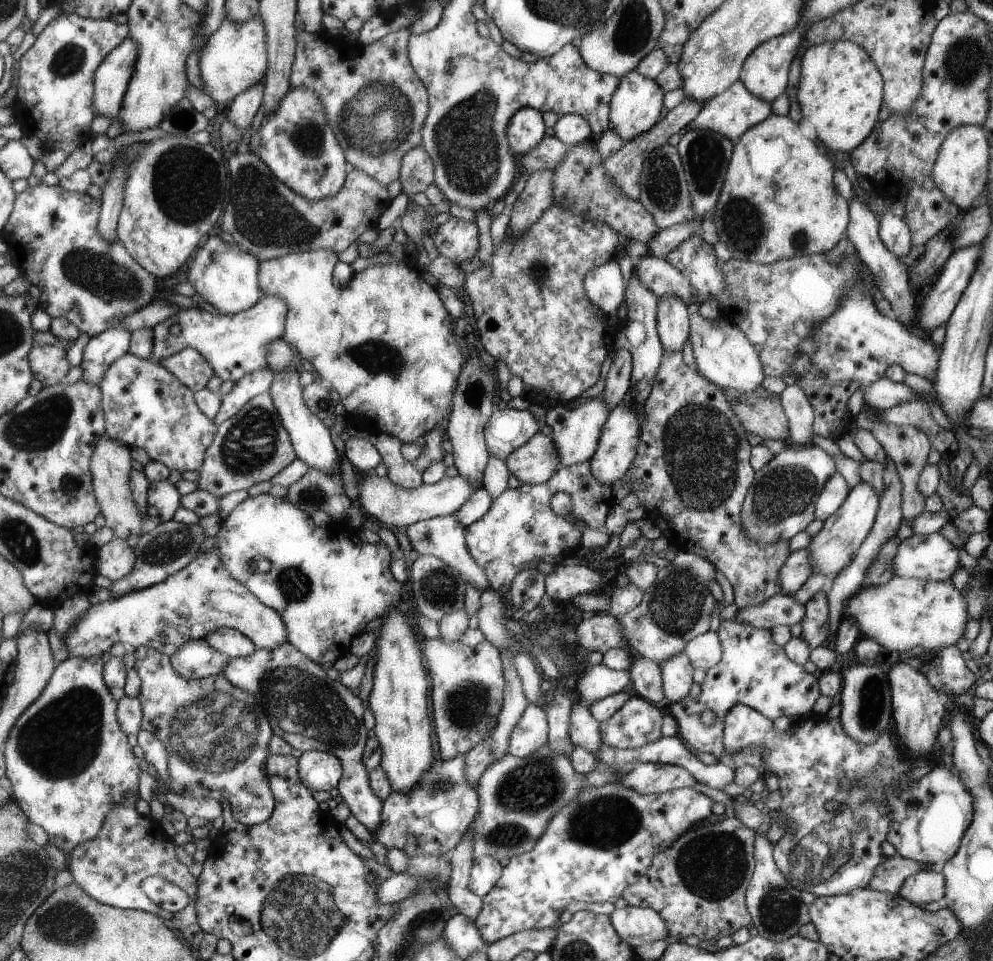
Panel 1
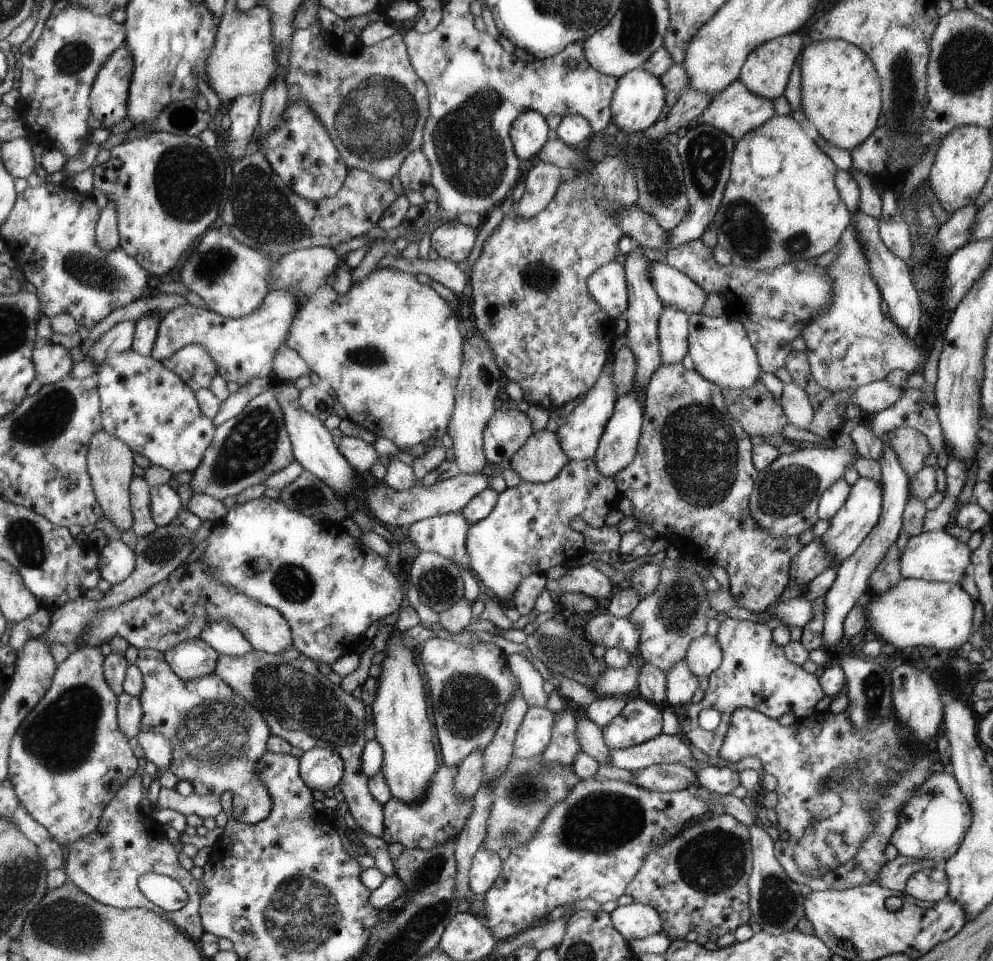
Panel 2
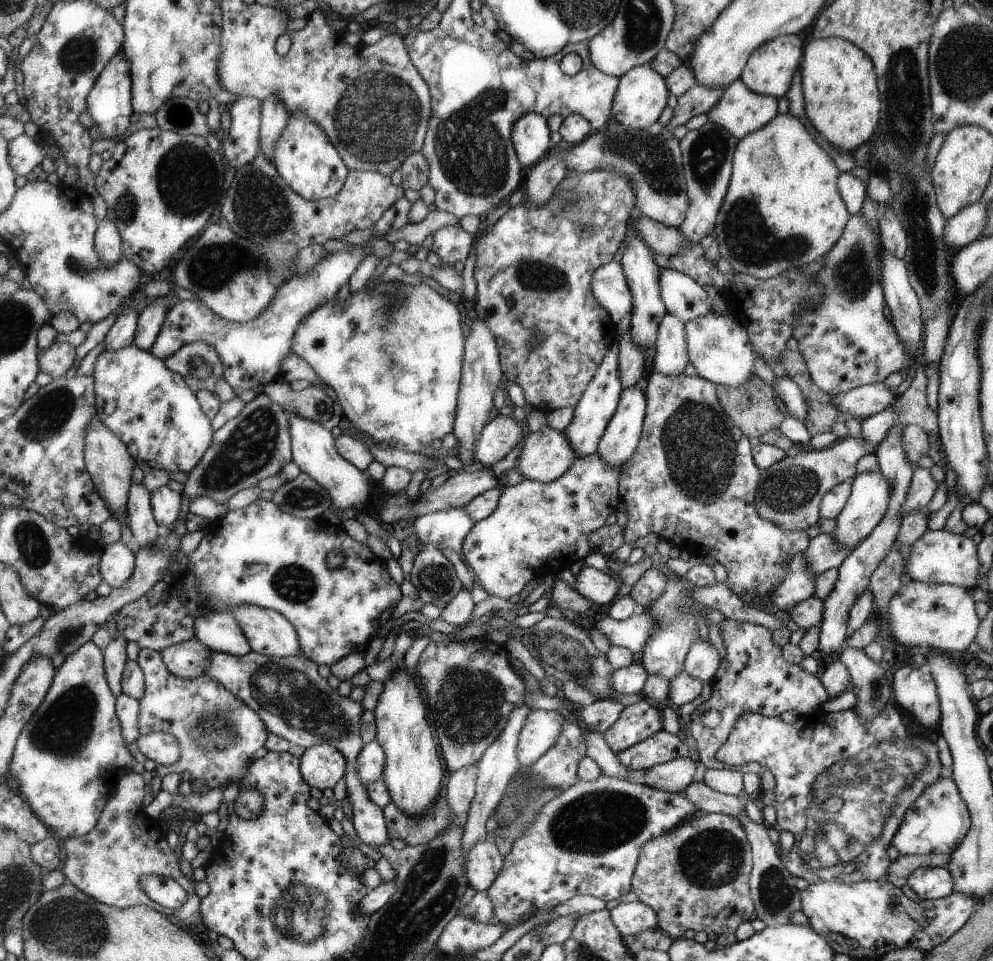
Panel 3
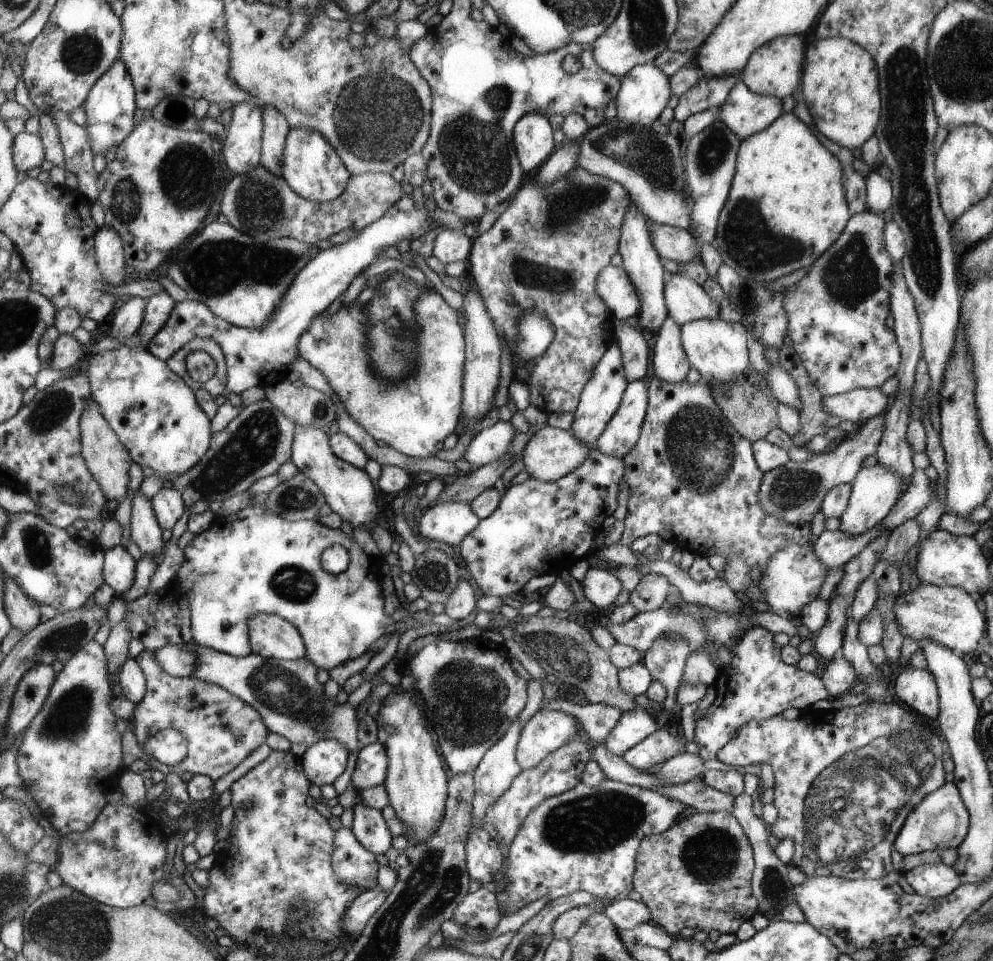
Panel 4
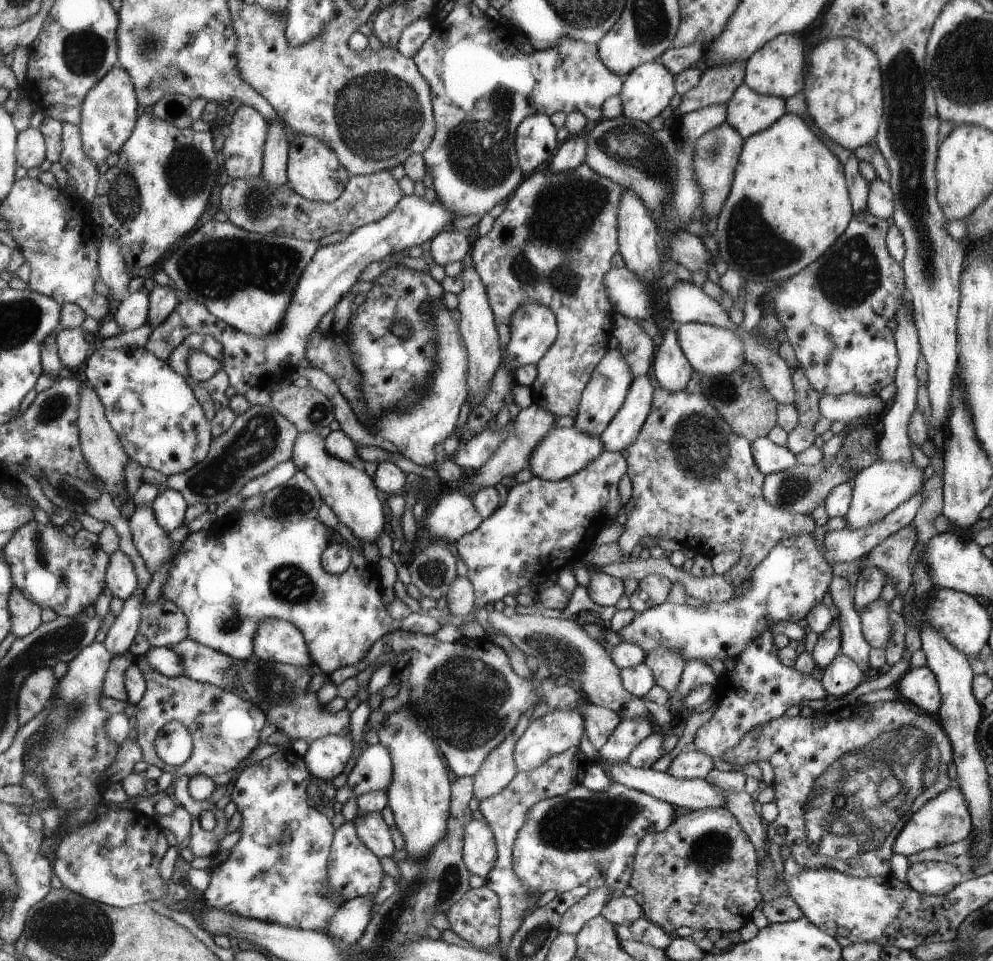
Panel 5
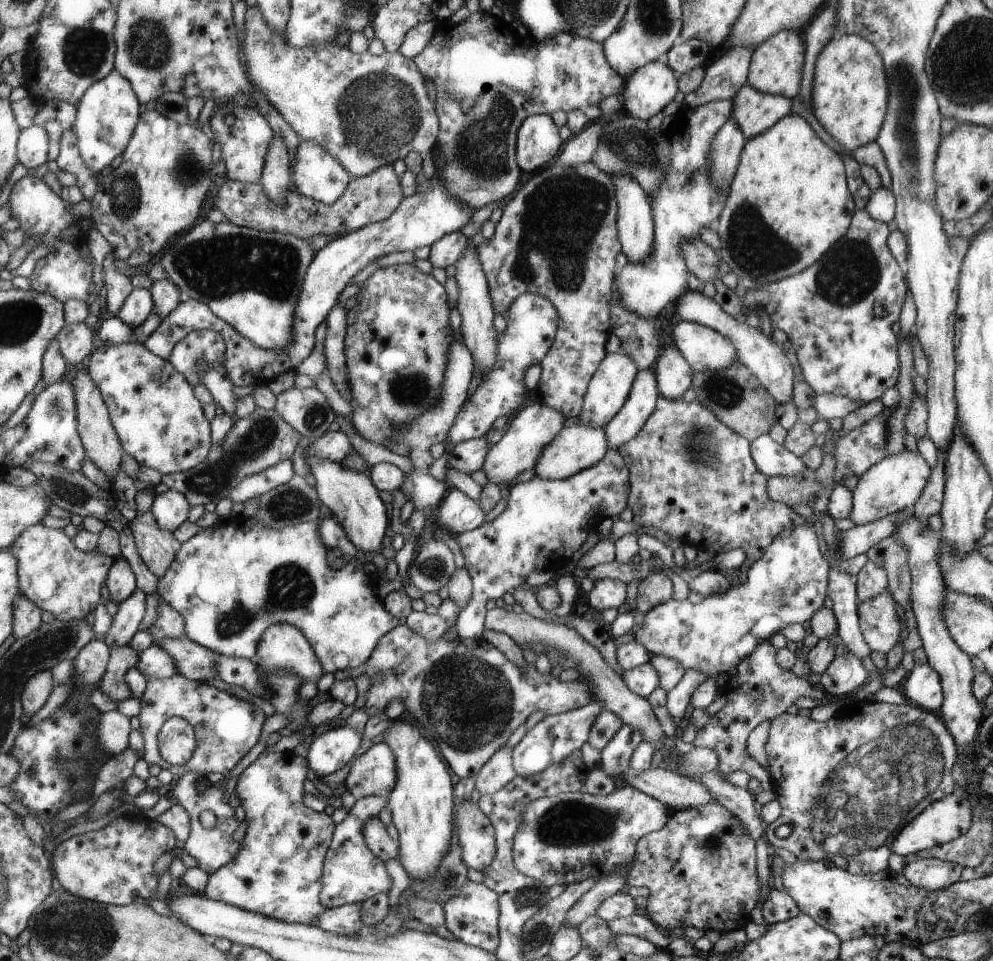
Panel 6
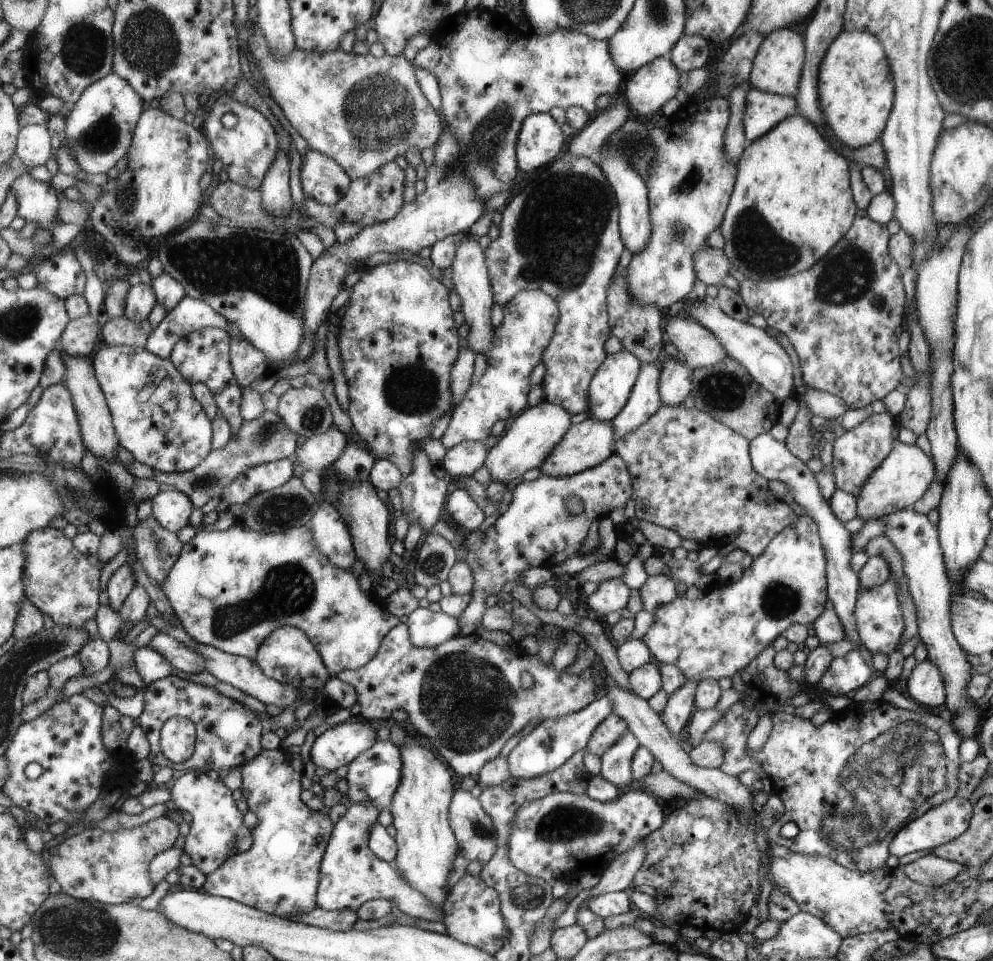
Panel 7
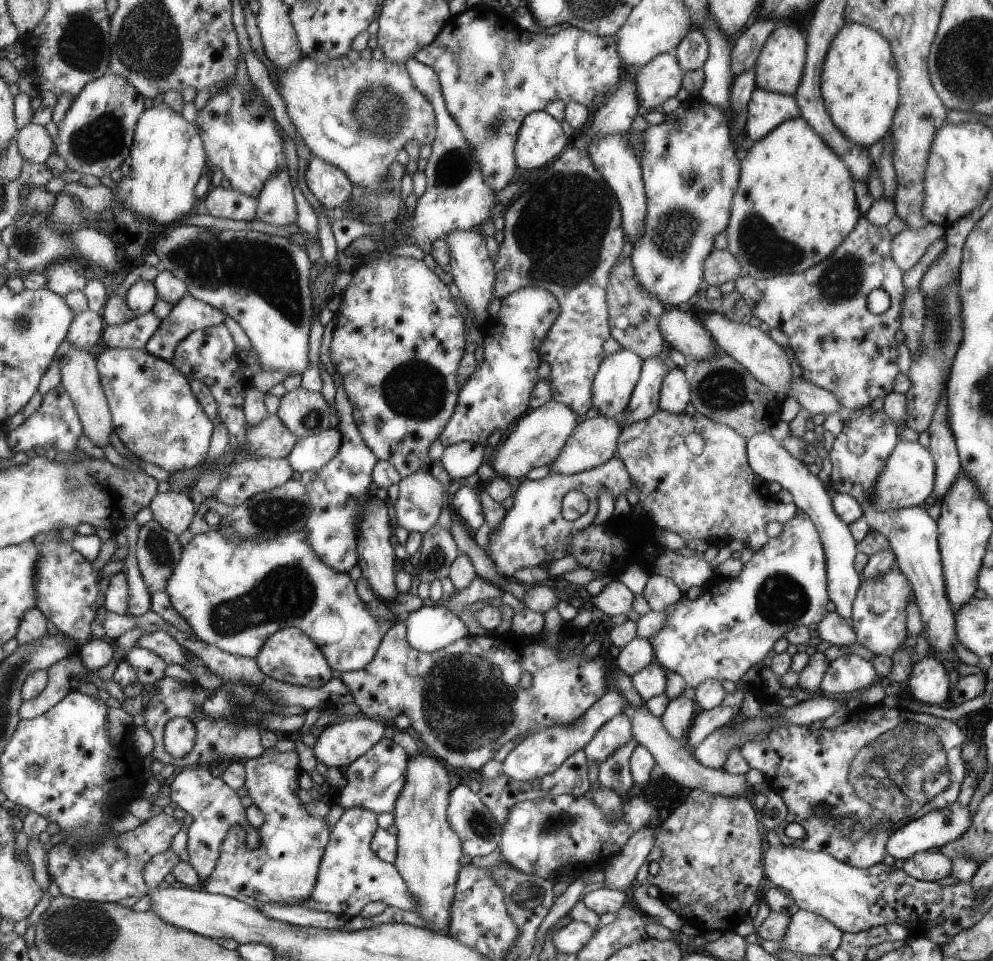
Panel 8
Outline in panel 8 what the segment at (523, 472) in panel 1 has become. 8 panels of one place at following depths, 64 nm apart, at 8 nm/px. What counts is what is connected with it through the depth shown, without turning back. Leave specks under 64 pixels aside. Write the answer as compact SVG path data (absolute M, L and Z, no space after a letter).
M598 415L580 422L564 444L564 449L560 450L558 458L548 464L550 473L569 475L604 464L610 458L617 456L619 437L622 432L623 427L615 417Z

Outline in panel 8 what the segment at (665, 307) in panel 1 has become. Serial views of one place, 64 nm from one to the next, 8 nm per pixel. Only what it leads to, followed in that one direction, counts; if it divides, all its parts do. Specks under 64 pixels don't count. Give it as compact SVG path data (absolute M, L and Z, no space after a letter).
M678 366L671 367L659 391L659 408L670 414L680 414L685 412L689 402L691 402L691 382L685 370Z

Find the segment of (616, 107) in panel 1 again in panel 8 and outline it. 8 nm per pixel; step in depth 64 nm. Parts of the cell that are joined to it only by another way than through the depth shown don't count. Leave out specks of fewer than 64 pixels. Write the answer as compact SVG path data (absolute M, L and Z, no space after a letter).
M674 51L661 54L641 67L636 76L636 94L641 112L661 108L660 104L666 98L676 96L683 86L685 73Z

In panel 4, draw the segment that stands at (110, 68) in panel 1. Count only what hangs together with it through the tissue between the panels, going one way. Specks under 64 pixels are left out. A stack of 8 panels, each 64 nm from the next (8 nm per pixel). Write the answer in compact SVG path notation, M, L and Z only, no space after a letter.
M116 60L114 66L100 78L84 107L89 119L86 128L90 132L95 154L108 154L114 146L120 146L130 136L136 112L136 89L124 60Z

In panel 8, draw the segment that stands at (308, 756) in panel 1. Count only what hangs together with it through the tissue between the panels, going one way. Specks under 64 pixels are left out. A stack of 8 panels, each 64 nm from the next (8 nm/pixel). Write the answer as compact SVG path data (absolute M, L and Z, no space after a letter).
M366 715L330 724L311 740L316 760L328 769L351 765L384 737L384 730L382 720Z

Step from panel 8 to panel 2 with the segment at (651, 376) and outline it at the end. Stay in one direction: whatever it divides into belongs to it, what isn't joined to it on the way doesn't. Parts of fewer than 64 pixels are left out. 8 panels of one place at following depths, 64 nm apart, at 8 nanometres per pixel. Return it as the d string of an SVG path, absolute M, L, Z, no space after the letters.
M627 392L624 396L617 398L617 404L614 414L610 416L608 424L606 424L604 432L599 440L599 445L594 456L596 466L600 470L602 476L610 476L614 478L626 466L630 466L635 460L636 451L639 446L639 438L643 432L644 405L641 394Z

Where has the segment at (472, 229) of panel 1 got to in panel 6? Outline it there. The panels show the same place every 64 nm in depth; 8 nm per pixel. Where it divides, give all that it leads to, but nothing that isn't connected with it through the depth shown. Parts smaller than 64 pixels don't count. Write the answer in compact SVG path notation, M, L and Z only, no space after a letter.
M461 231L450 232L438 238L430 246L429 261L434 268L446 268L460 260L464 250L468 247L468 237Z

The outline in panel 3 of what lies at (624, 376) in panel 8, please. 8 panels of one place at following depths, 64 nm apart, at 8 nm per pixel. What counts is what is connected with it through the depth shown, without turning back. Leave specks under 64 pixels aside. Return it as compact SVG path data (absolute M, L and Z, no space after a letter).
M612 342L603 364L599 366L599 372L592 378L588 388L584 390L584 396L575 406L570 424L563 430L568 442L572 443L572 450L578 454L578 458L597 452L600 437L604 434L608 421L617 412L618 402L625 389L618 374L618 356L619 342Z

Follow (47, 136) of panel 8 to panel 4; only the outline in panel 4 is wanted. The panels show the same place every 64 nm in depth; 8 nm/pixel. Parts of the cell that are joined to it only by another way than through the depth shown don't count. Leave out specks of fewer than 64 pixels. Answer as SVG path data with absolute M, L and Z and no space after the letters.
M28 131L19 134L16 138L16 166L20 172L30 172L36 166L42 166L46 162L46 145L42 136Z

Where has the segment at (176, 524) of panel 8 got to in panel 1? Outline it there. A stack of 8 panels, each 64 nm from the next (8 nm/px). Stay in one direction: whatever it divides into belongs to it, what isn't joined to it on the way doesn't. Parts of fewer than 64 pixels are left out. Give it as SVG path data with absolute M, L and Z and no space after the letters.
M170 480L150 481L146 498L148 522L145 529L149 531L159 524L171 521L180 507L180 500L180 492Z

